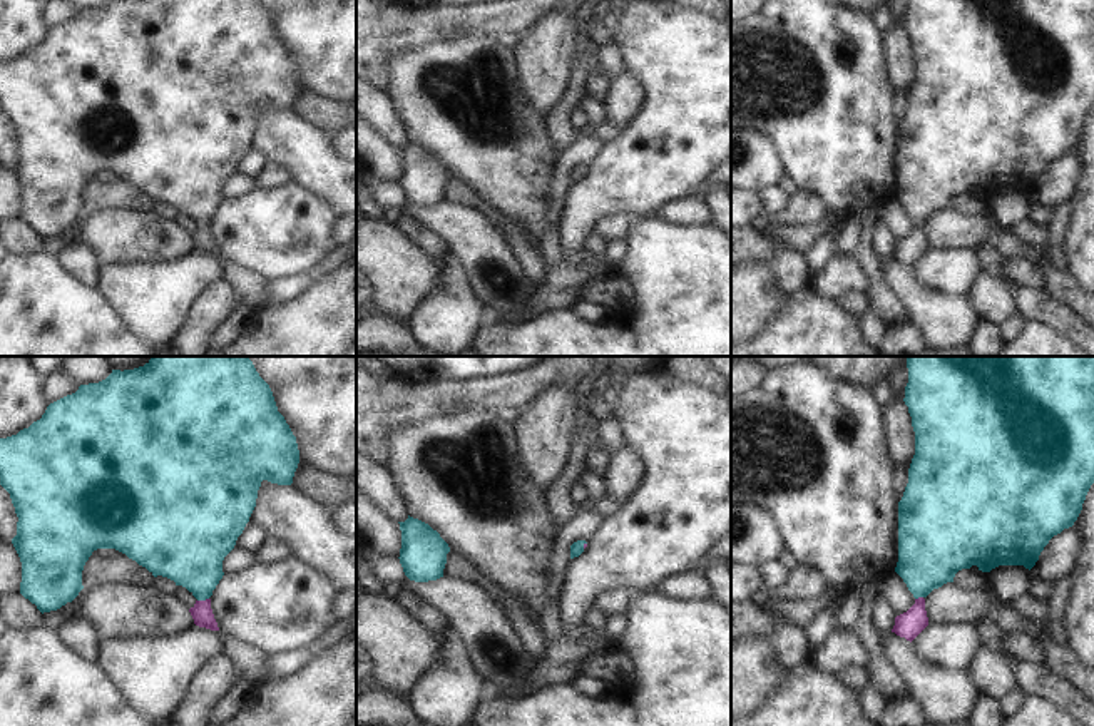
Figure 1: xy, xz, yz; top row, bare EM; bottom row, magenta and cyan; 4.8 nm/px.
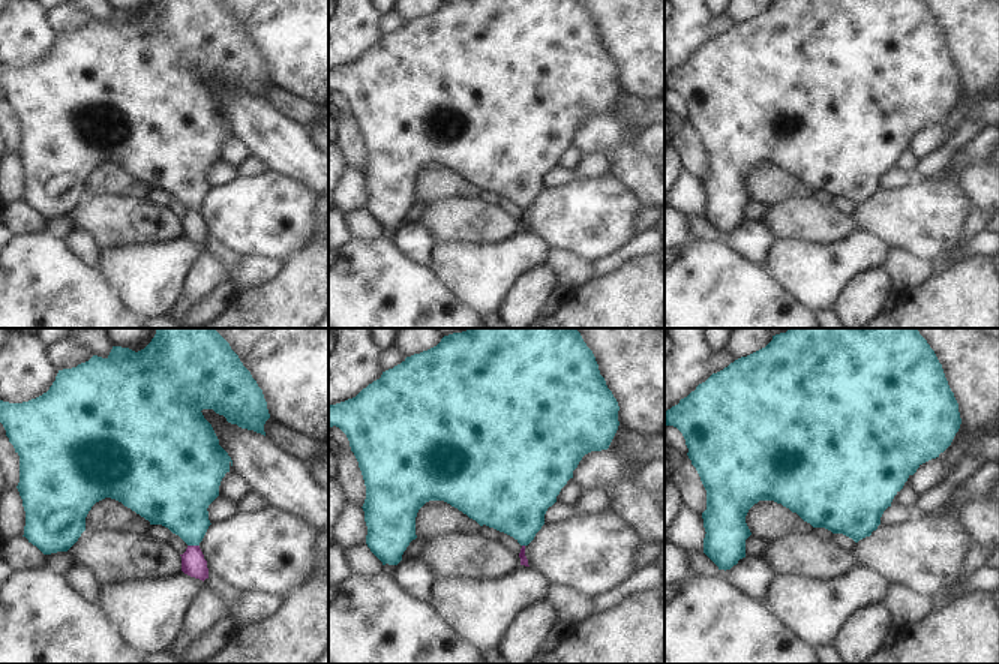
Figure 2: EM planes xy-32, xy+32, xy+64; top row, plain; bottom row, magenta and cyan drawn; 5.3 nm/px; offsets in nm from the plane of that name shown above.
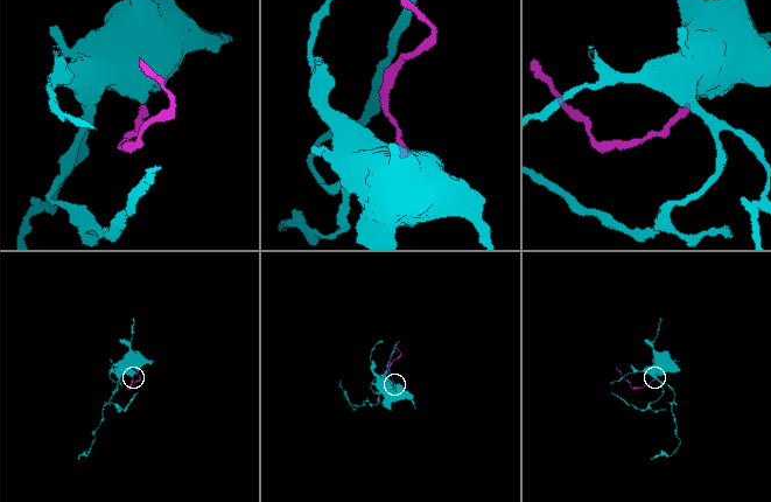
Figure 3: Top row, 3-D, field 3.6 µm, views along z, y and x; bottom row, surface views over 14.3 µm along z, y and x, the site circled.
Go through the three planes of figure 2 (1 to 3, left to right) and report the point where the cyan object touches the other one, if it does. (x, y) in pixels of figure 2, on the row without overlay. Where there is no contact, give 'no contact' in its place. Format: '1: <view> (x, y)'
1: xy-32 (194, 210)
2: no contact
3: no contact

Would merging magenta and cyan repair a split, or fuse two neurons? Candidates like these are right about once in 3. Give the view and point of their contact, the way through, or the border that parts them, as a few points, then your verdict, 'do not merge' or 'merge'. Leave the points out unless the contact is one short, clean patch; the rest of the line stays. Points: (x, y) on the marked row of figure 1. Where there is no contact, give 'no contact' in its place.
xy (203, 601) | across xy (201, 613), (203, 601), (199, 569), (189, 551) | merge

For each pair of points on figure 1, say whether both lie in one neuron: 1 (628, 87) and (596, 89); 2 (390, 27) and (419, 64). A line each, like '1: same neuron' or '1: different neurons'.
1: different neurons
2: different neurons

